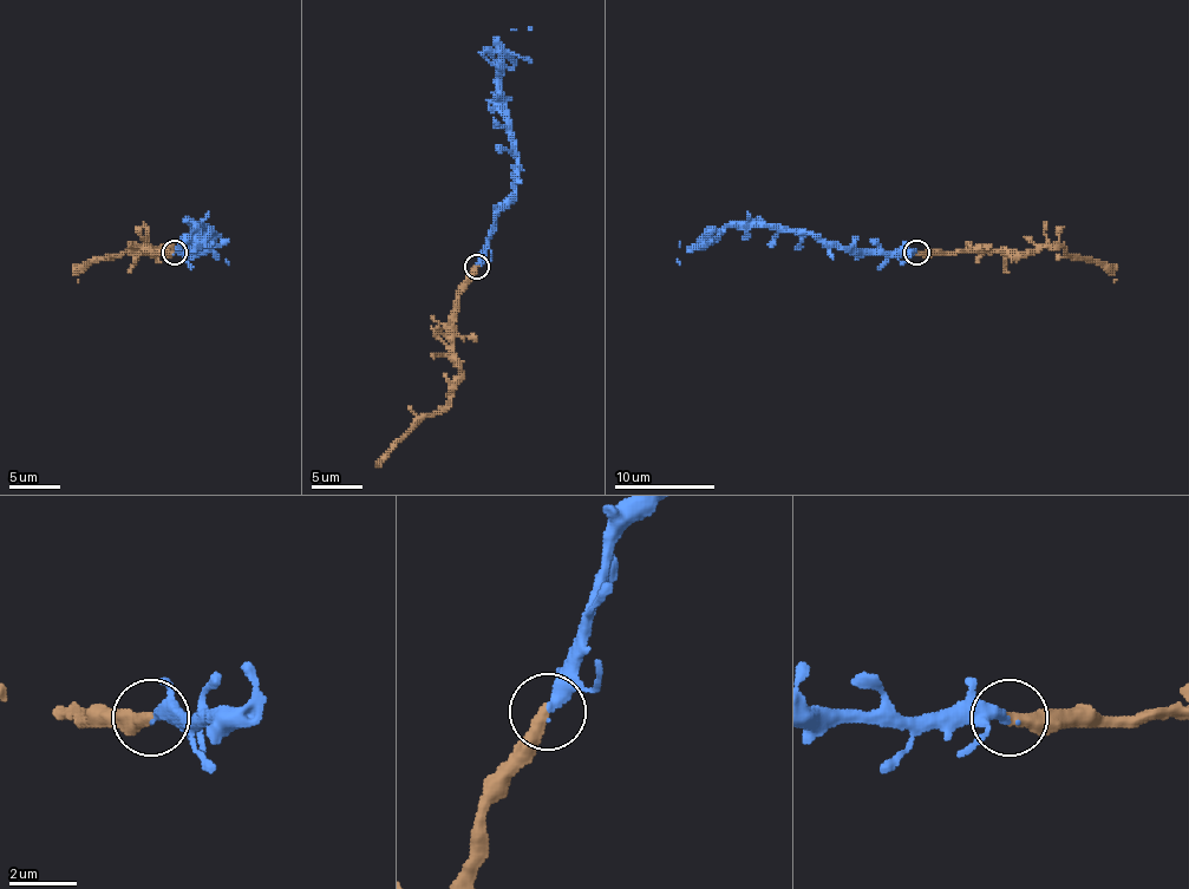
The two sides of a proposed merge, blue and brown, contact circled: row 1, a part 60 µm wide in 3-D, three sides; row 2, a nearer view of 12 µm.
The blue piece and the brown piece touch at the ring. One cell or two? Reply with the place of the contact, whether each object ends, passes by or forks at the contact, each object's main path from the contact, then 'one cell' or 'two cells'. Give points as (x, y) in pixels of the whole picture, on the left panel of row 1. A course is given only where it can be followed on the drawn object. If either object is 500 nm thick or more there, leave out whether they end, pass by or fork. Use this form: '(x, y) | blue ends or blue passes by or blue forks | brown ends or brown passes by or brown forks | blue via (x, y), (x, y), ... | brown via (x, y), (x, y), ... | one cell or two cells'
(174, 253) | blue ends | brown ends | blue via (174, 254), (203, 252), (214, 234), (206, 227), (196, 227), (196, 249), (211, 247), (228, 265) | brown via (174, 252), (156, 252), (151, 247), (96, 256), (78, 274), (78, 282) | one cell

